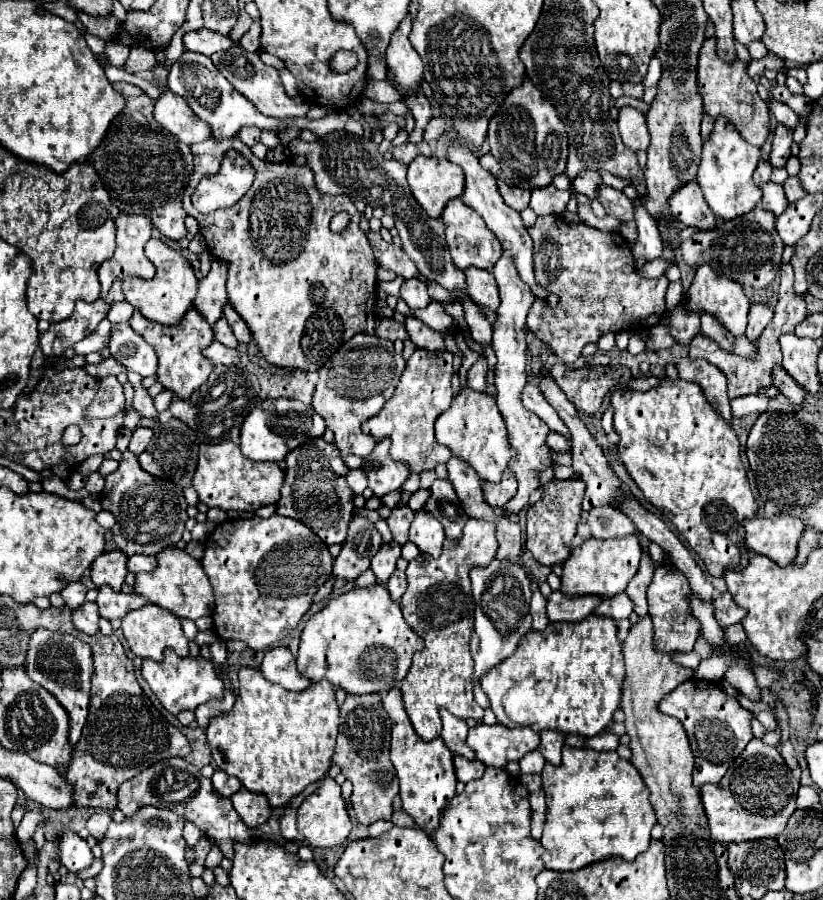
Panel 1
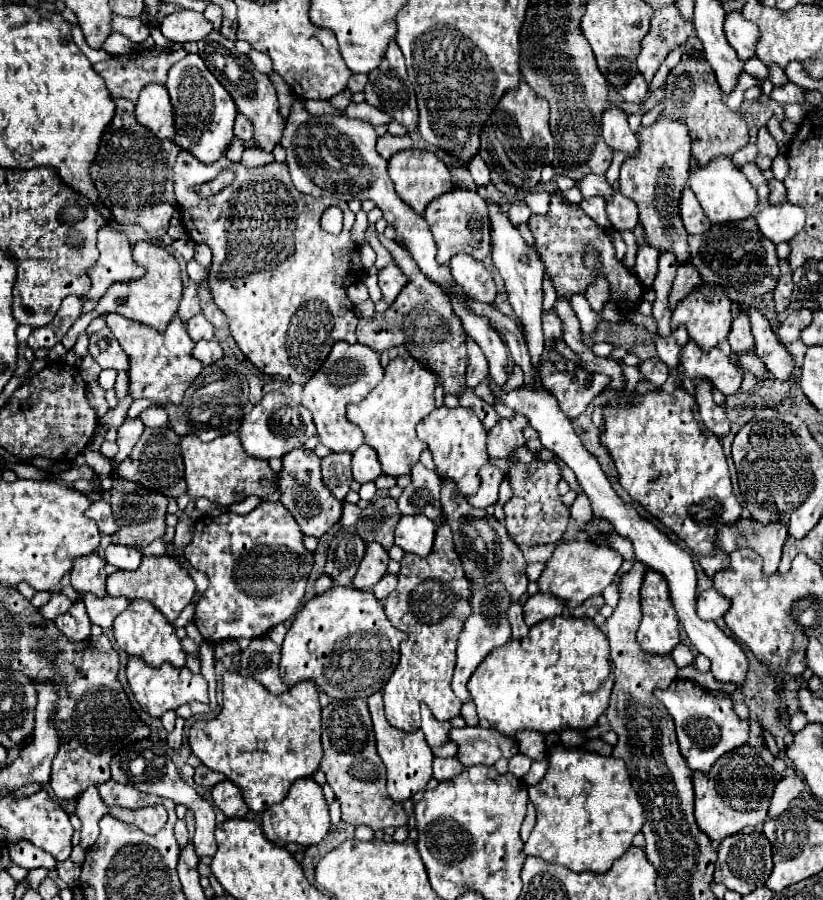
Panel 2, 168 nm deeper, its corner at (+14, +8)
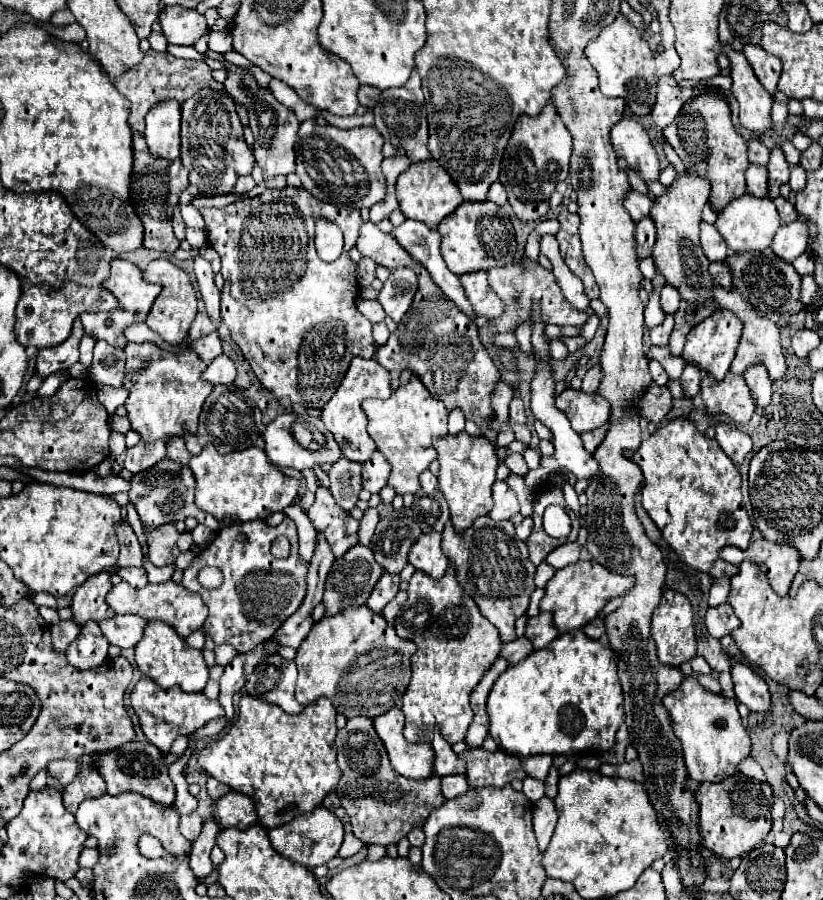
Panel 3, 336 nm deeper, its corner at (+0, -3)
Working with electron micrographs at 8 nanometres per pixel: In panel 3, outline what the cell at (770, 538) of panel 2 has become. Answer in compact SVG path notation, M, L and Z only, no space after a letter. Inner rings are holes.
M758 539L748 545L748 549L726 547L722 549L720 557L732 565L740 565L744 559L754 561L756 565L766 569L772 589L784 597L790 589L790 583L798 571L800 553L792 545L778 545L768 539Z

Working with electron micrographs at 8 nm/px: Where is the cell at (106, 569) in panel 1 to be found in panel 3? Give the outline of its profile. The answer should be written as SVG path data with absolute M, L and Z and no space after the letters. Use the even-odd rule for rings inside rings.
M102 571L92 577L88 577L74 593L72 597L72 613L74 621L84 625L88 619L100 621L106 617L114 617L116 613L106 603L106 595L112 589L110 573Z

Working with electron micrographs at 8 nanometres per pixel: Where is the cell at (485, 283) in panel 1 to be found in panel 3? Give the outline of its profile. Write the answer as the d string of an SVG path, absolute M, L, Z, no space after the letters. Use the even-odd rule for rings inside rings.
M484 271L466 273L460 277L460 281L466 289L466 297L472 301L478 315L492 321L504 313L504 301L494 293L494 289L490 289L488 275Z

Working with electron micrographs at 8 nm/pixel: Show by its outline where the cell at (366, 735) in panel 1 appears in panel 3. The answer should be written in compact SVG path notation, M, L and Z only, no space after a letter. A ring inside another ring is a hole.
M370 717L348 719L346 727L336 735L336 753L338 767L342 769L336 793L342 799L342 807L350 815L354 835L364 845L396 845L412 829L422 827L430 811L446 801L440 793L440 777L416 783L394 773L386 747L382 745L382 739L378 739Z

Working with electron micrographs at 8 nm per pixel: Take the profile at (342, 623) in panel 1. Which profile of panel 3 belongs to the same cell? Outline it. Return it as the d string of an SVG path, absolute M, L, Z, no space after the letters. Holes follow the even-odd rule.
M366 605L346 607L346 611L322 617L314 623L308 637L296 651L298 681L296 681L296 699L302 705L316 701L318 697L328 697L338 713L344 717L378 717L392 707L400 707L402 695L410 683L410 657L416 651L416 643L398 637L396 629L384 619L384 615L374 613Z

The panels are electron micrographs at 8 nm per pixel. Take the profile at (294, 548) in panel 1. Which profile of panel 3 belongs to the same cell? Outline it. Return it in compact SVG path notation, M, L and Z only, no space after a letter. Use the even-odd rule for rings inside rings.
M286 517L278 527L268 527L262 521L250 521L220 529L214 541L192 559L184 571L182 585L198 593L208 605L210 613L204 625L214 643L232 645L238 653L248 653L270 639L282 627L278 623L286 621L302 605L306 597L306 573L308 563L298 557L296 523ZM278 535L286 535L292 543L286 559L276 559L270 553L270 545ZM206 565L222 571L224 581L218 589L206 589L198 583L198 571Z

